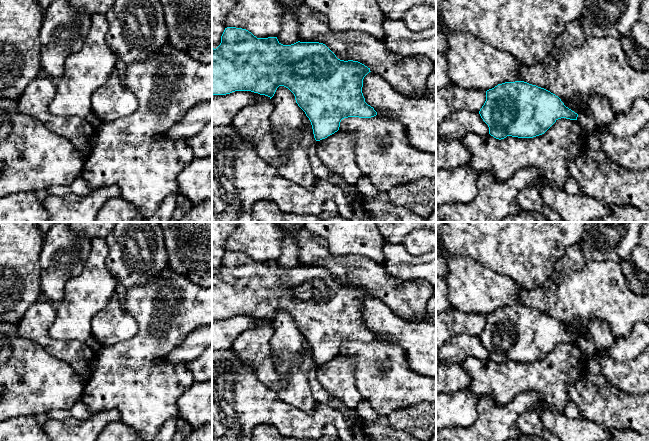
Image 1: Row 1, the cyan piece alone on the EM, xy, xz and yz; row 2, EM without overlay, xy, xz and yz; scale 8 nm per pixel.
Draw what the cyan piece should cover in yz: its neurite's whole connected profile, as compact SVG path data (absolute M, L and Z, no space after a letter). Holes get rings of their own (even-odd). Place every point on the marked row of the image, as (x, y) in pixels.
M524 81L505 82L486 91L486 101L479 111L483 121L489 127L489 134L496 139L507 136L533 138L544 134L558 119L577 120L578 114L564 105L561 99L550 91Z

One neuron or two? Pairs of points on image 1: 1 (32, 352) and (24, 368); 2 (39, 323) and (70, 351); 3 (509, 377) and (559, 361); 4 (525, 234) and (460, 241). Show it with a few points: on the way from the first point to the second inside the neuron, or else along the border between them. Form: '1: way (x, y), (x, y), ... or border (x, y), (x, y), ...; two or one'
1: way (28, 356), (24, 360), (24, 364); one
2: way (40, 333), (55, 348), (60, 349); one
3: way (521, 377), (544, 376), (547, 373); one
4: way (509, 234), (490, 234), (481, 242), (476, 239); one

